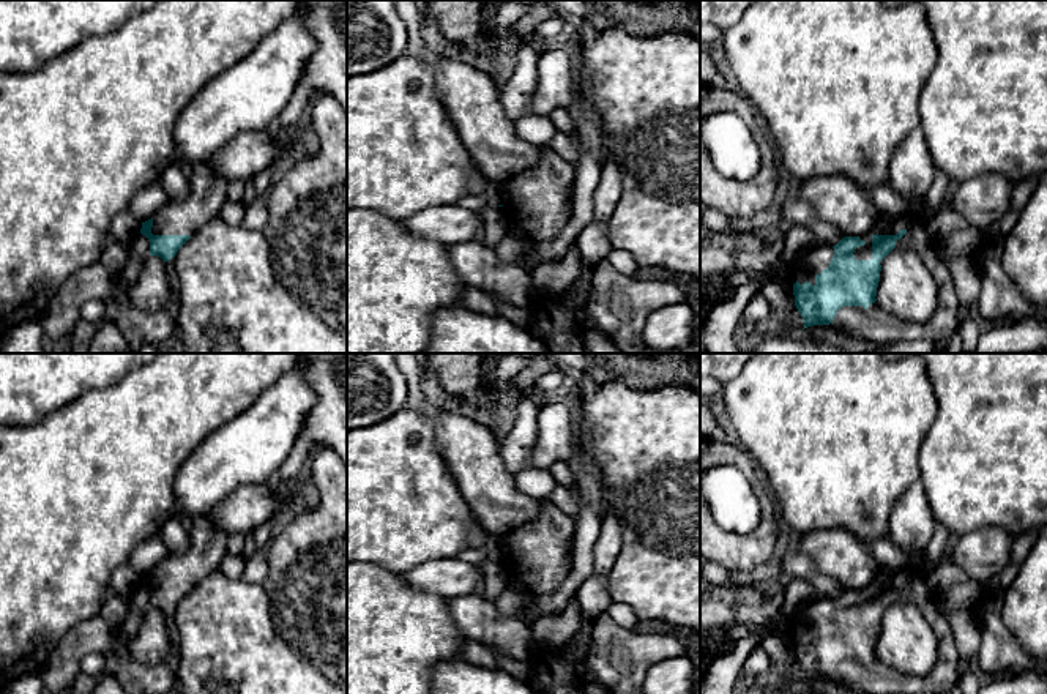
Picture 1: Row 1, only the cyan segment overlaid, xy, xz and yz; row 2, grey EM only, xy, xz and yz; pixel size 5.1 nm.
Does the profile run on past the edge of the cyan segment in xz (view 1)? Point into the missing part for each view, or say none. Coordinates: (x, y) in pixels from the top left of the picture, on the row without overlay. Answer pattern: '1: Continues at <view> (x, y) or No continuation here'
1: No continuation here

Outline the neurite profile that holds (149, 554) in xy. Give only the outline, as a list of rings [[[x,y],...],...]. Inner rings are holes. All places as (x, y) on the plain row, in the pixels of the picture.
[[[158,535],[134,547],[129,555],[128,566],[139,576],[145,576],[151,573],[169,554],[167,546]]]

